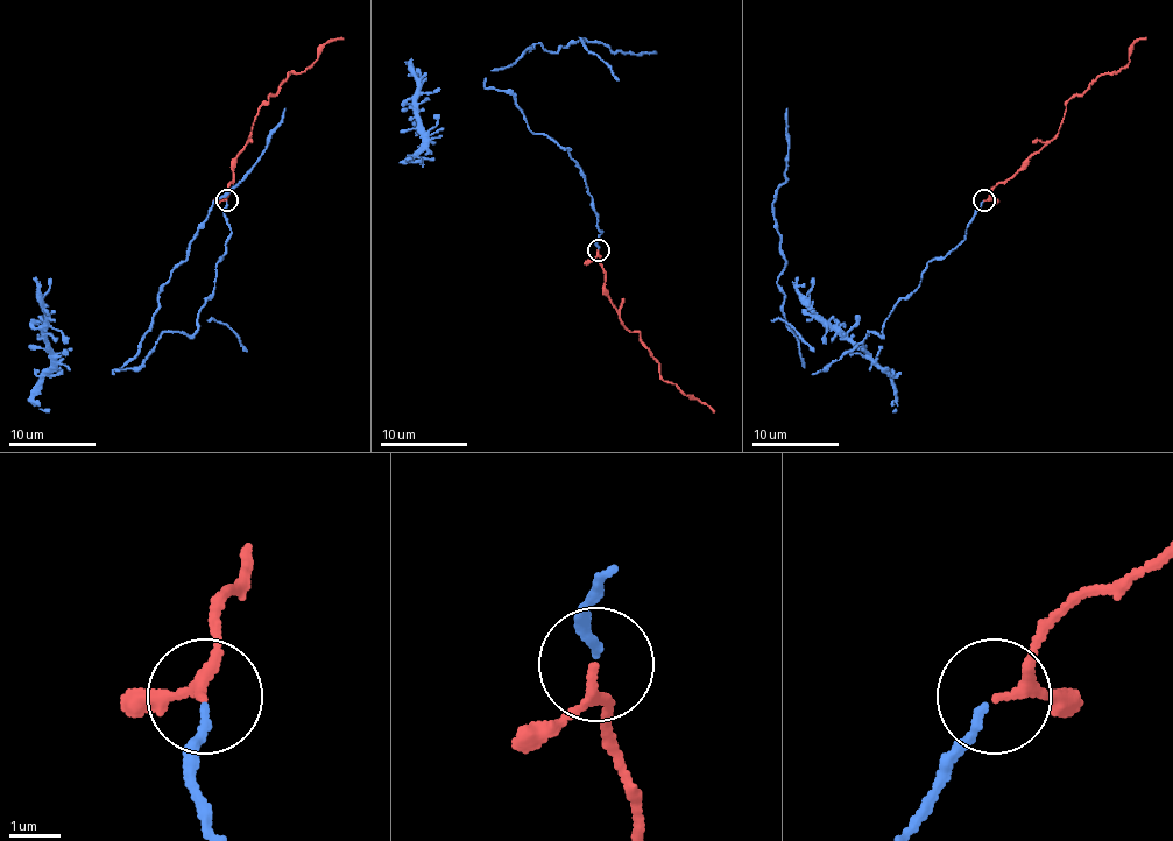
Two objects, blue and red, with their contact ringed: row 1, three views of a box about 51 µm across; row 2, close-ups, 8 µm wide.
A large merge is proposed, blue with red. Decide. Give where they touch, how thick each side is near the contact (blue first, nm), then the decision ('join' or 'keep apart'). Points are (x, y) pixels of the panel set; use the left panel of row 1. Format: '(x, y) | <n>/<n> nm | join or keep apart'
(226, 200) | 150/170 nm | join

